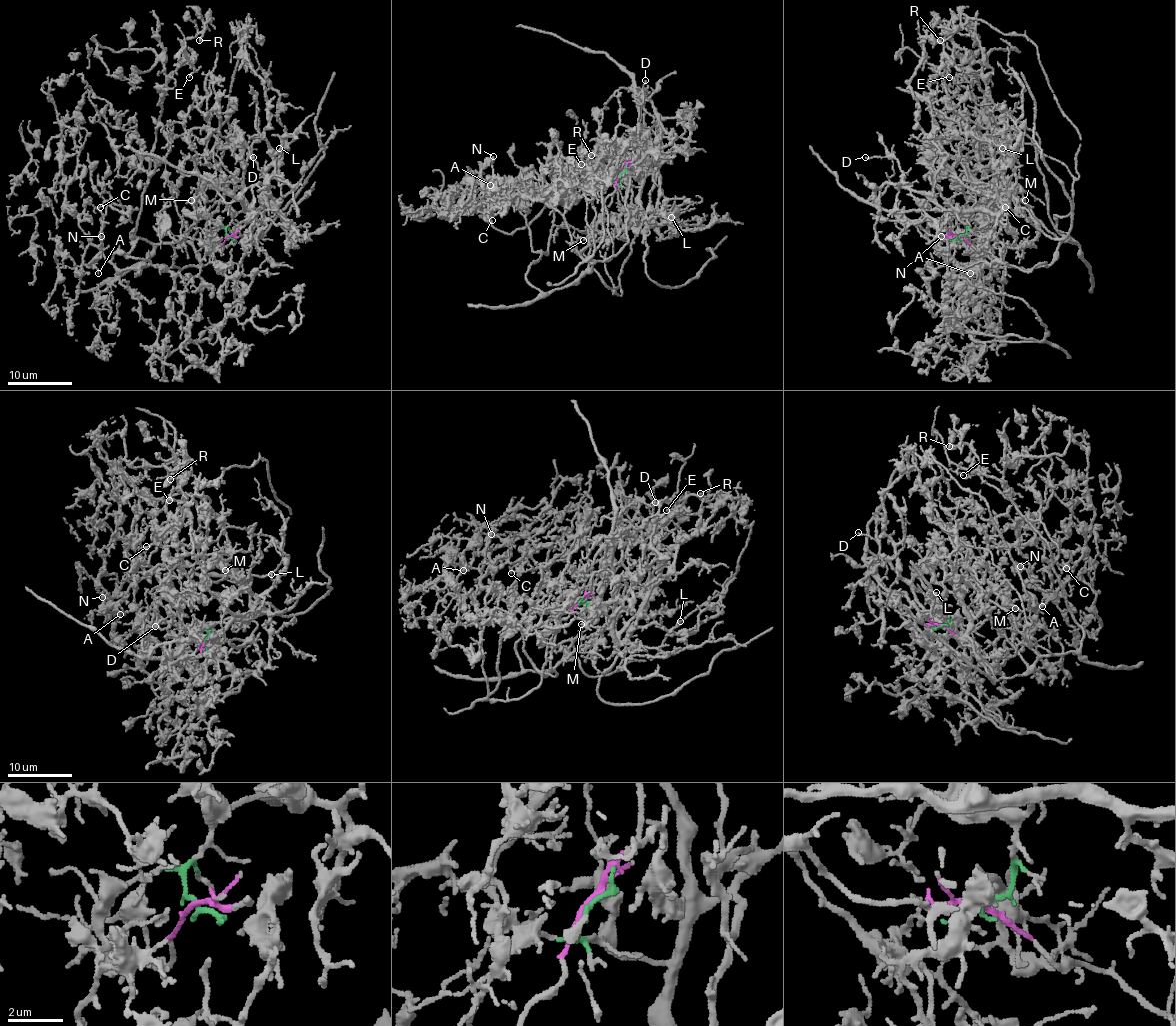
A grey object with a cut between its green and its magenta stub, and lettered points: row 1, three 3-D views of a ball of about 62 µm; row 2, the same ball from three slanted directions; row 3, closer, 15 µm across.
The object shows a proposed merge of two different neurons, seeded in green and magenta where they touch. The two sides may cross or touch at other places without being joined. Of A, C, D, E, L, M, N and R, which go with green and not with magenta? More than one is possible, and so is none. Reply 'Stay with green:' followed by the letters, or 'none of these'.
Stay with green: D, L, M

